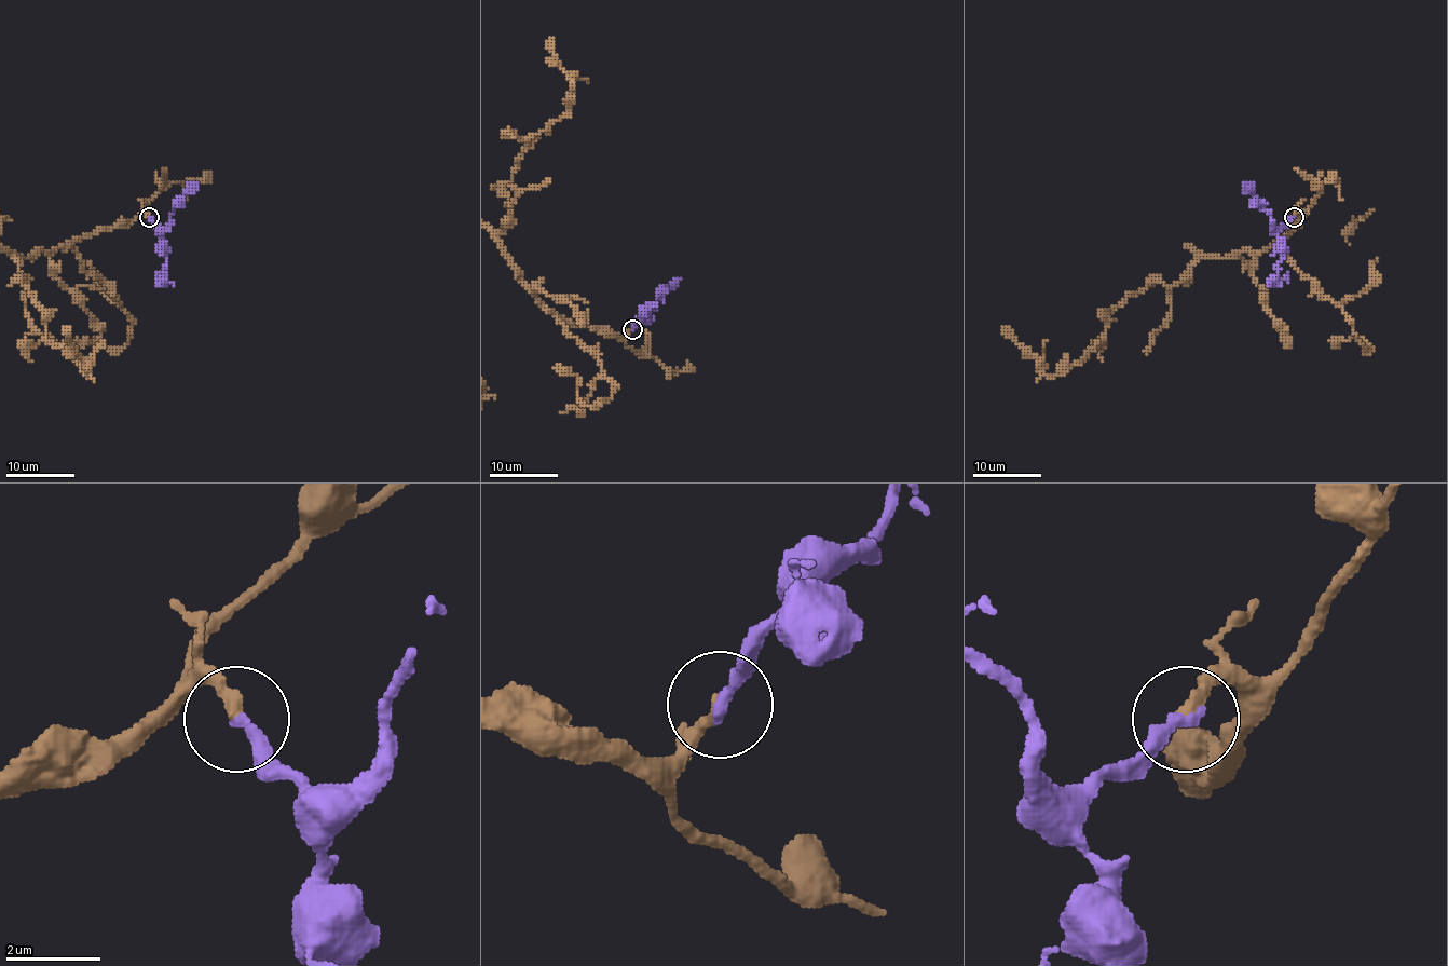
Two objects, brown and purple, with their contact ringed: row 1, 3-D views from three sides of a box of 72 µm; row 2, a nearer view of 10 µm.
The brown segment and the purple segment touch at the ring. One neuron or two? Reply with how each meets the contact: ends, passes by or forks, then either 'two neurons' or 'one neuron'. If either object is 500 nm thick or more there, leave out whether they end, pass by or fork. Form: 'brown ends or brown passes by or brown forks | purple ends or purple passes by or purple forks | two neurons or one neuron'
brown ends | purple ends | one neuron

